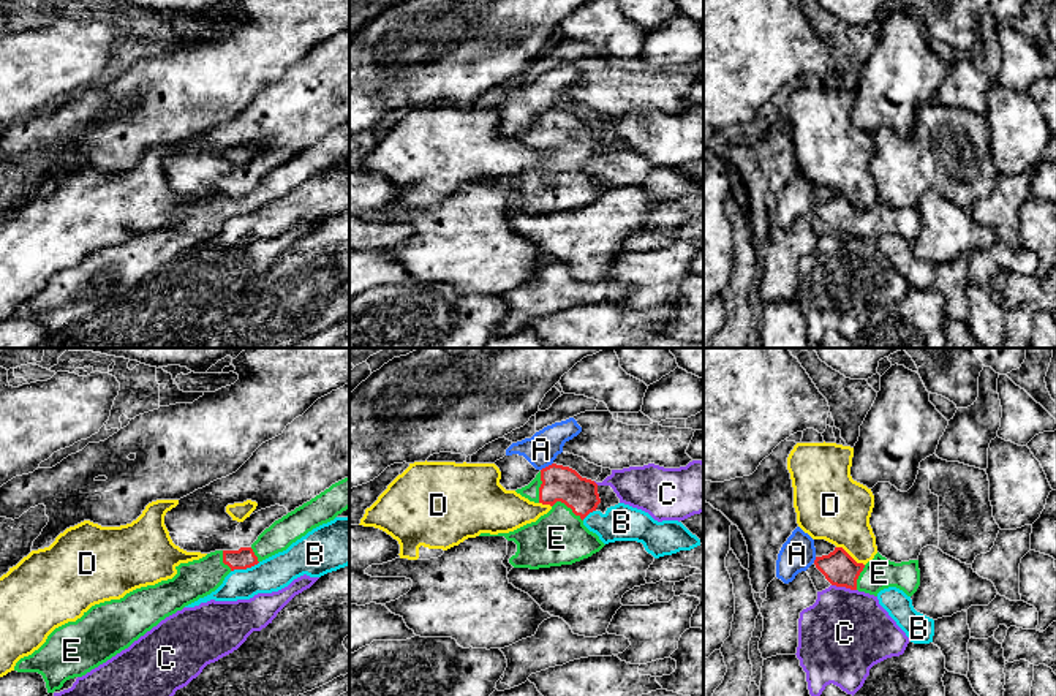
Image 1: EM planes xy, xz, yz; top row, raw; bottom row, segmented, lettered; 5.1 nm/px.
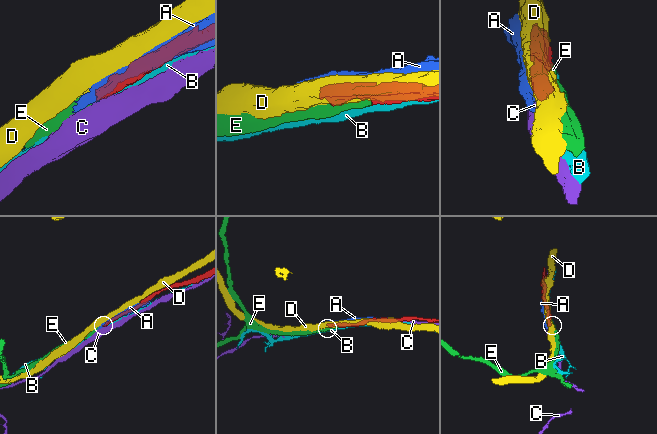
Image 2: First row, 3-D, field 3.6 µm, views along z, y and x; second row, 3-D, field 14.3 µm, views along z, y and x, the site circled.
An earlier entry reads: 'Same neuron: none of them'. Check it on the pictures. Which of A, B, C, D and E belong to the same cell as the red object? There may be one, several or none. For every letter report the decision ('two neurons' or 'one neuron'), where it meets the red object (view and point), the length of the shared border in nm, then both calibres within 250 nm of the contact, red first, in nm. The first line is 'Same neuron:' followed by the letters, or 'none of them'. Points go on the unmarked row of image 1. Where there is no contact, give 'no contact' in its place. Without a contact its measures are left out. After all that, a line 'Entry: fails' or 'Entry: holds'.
Same neuron: E
A: two neurons | xz (546, 113) | 80 nm | 180/170 nm
B: two neurons | xy (245, 214) | 160 nm | 110/170 nm
C: two neurons | yz (844, 231) | 130 nm | 170/440 nm
D: two neurons | yz (849, 201) | 170 nm | 170/340 nm
E: one neuron | xz (568, 152) | 180 nm | 180/280 nm
Entry: fails

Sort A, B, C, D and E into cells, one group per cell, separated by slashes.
A / B / C / D / E

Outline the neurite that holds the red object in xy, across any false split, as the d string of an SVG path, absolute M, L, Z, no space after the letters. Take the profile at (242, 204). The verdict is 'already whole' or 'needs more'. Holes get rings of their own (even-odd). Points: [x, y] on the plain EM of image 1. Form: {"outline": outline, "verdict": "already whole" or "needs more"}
{"outline": "M349 122L332 130L310 147L275 166L250 193L240 193L239 196L215 196L199 206L180 209L175 212L177 220L172 225L136 234L120 245L111 245L92 252L76 267L68 267L55 274L38 296L16 308L14 316L41 320L47 339L54 339L55 335L60 335L66 326L85 321L128 294L166 263L215 237L231 217L251 214L259 207L286 196L308 177L334 166L348 153Z", "verdict": "needs more"}

